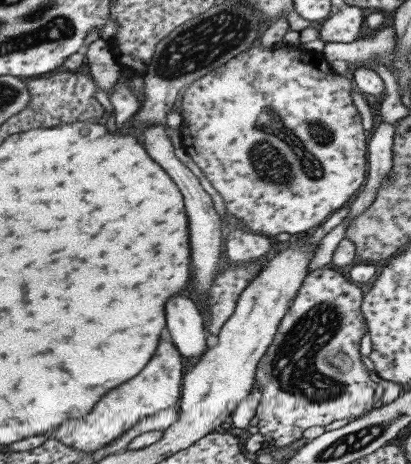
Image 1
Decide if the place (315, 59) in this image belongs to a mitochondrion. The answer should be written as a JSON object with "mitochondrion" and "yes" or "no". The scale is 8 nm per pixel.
{"mitochondrion":"no"}

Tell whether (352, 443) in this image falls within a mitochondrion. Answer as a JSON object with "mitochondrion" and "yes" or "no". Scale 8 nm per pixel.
{"mitochondrion":"yes"}

